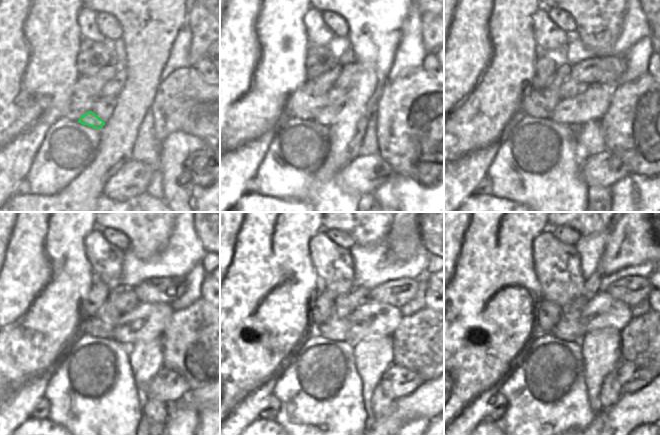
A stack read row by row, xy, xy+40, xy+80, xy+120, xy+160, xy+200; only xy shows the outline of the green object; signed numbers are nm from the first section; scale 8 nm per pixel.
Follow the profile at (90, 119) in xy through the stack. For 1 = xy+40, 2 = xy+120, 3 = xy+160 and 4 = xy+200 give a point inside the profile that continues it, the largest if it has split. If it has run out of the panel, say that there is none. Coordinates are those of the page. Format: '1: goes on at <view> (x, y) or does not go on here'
1: goes on at xy+40 (328, 116)
2: goes on at xy+120 (147, 321)
3: goes on at xy+160 (372, 319)
4: goes on at xy+200 (603, 311)

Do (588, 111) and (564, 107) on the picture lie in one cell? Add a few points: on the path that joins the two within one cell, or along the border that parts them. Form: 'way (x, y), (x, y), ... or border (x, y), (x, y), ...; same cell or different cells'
way (582, 110), (570, 110); same cell

